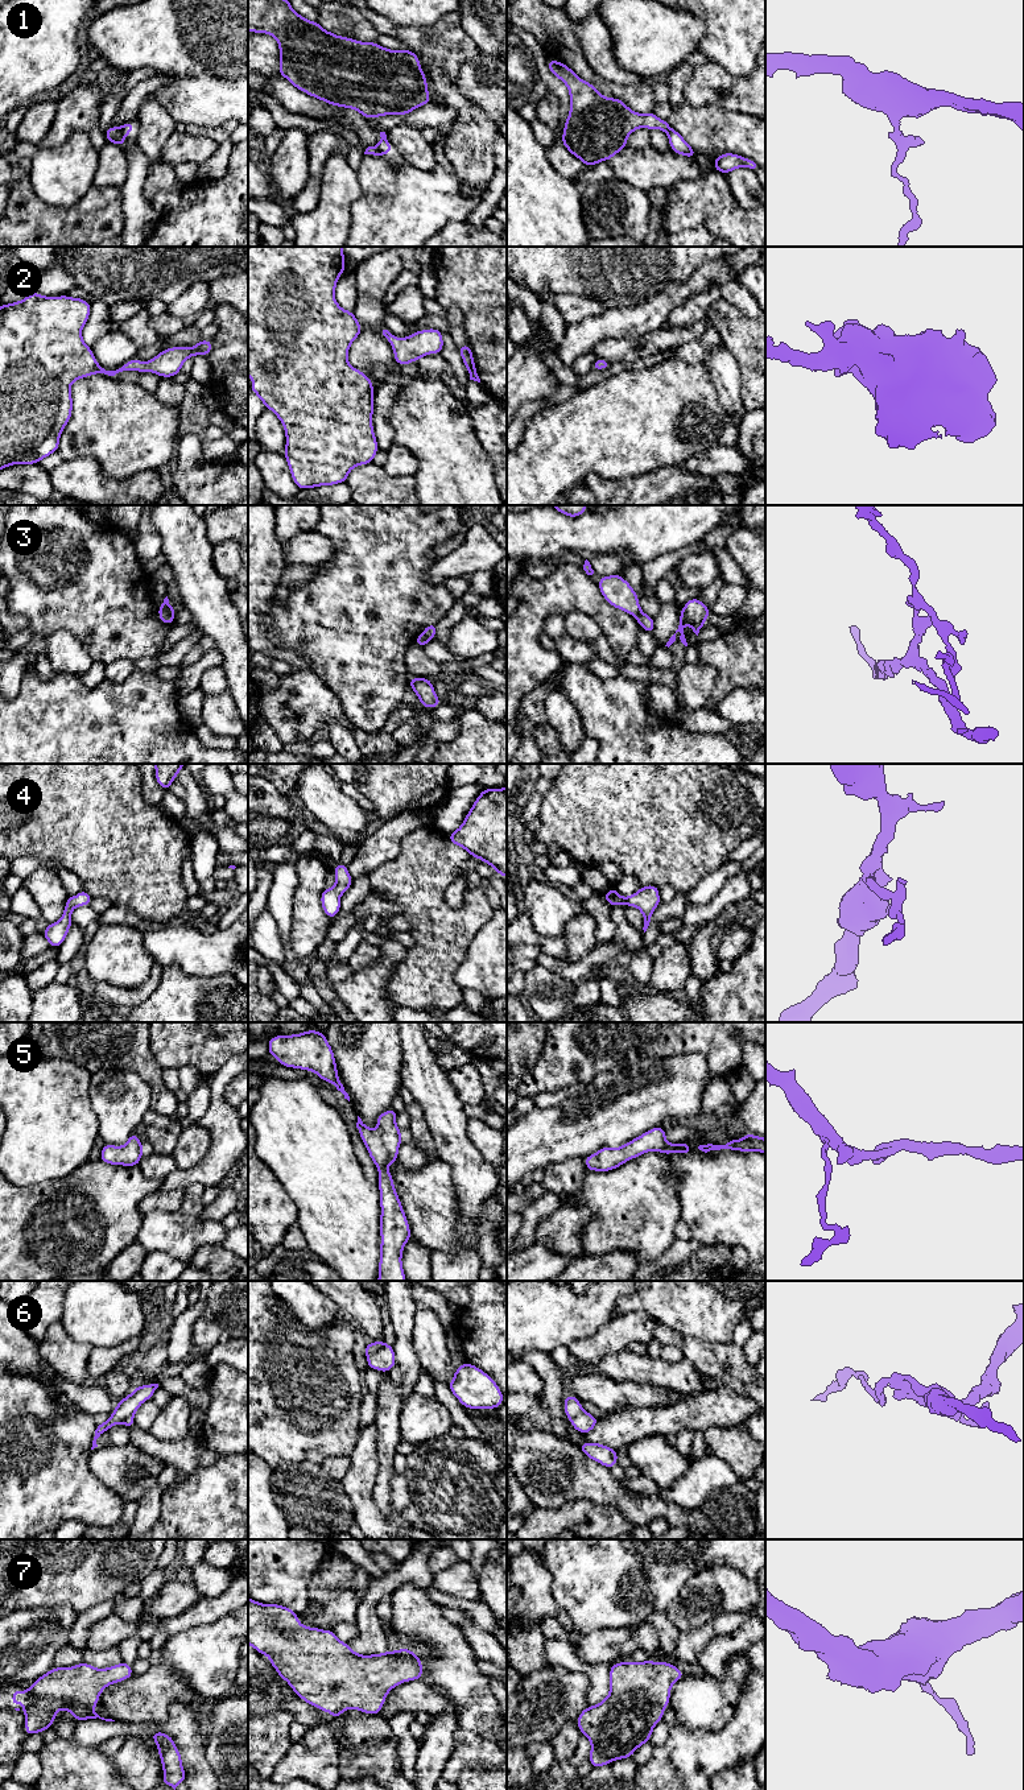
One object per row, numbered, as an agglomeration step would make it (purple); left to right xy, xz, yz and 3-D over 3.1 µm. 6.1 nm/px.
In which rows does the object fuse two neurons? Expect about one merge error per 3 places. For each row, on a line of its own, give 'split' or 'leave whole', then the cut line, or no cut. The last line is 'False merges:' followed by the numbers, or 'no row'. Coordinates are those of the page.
1: split | xy (119, 127), (124, 135)
2: leave whole | no cut
3: split | xy (160, 606), (173, 616)
4: leave whole | no cut
5: leave whole | no cut
6: split | xz (387, 1344), (370, 1355)
7: leave whole | no cut
False merges: 1, 3, 6

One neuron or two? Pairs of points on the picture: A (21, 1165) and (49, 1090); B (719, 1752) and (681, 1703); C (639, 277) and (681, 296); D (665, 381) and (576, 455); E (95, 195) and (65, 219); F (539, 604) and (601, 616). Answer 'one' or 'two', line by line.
A: one
B: two
C: two
D: one
E: one
F: one

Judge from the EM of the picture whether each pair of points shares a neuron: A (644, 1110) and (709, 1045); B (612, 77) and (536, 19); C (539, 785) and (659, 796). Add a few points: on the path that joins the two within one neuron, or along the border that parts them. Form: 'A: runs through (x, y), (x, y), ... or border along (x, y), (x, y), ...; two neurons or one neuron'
A: border along (669, 1055), (700, 1053), (706, 1062), (709, 1080); two neurons
B: border along (573, 27), (587, 63), (605, 79); two neurons
C: border along (552, 781), (552, 785), (543, 796); two neurons

